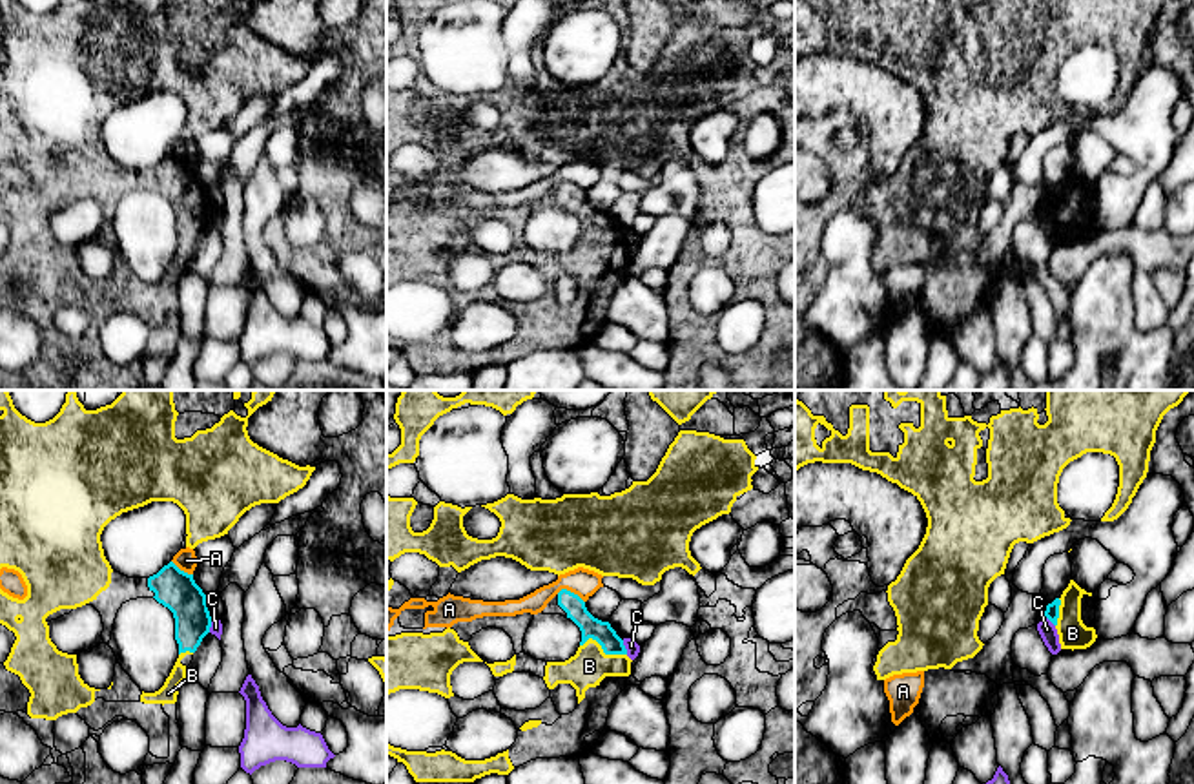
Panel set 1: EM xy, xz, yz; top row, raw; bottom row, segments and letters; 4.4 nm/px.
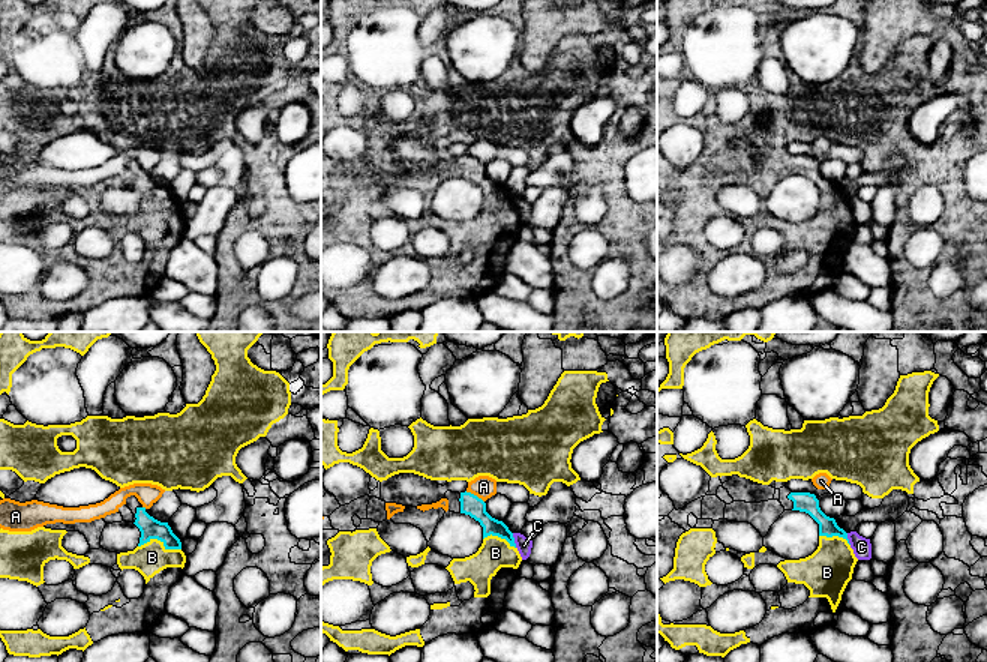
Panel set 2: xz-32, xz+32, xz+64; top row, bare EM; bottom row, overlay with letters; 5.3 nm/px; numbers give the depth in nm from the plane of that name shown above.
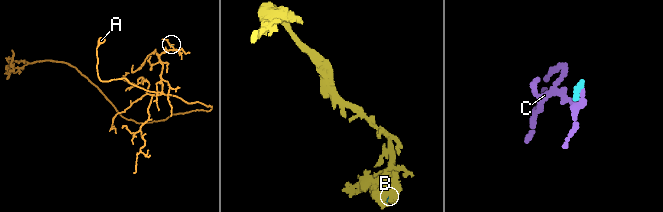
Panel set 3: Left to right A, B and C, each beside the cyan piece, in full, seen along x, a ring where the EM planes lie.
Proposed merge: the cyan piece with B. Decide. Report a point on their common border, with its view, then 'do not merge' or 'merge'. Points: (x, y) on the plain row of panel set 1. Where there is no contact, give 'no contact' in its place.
meets cyan in xz at (602, 239); merge

